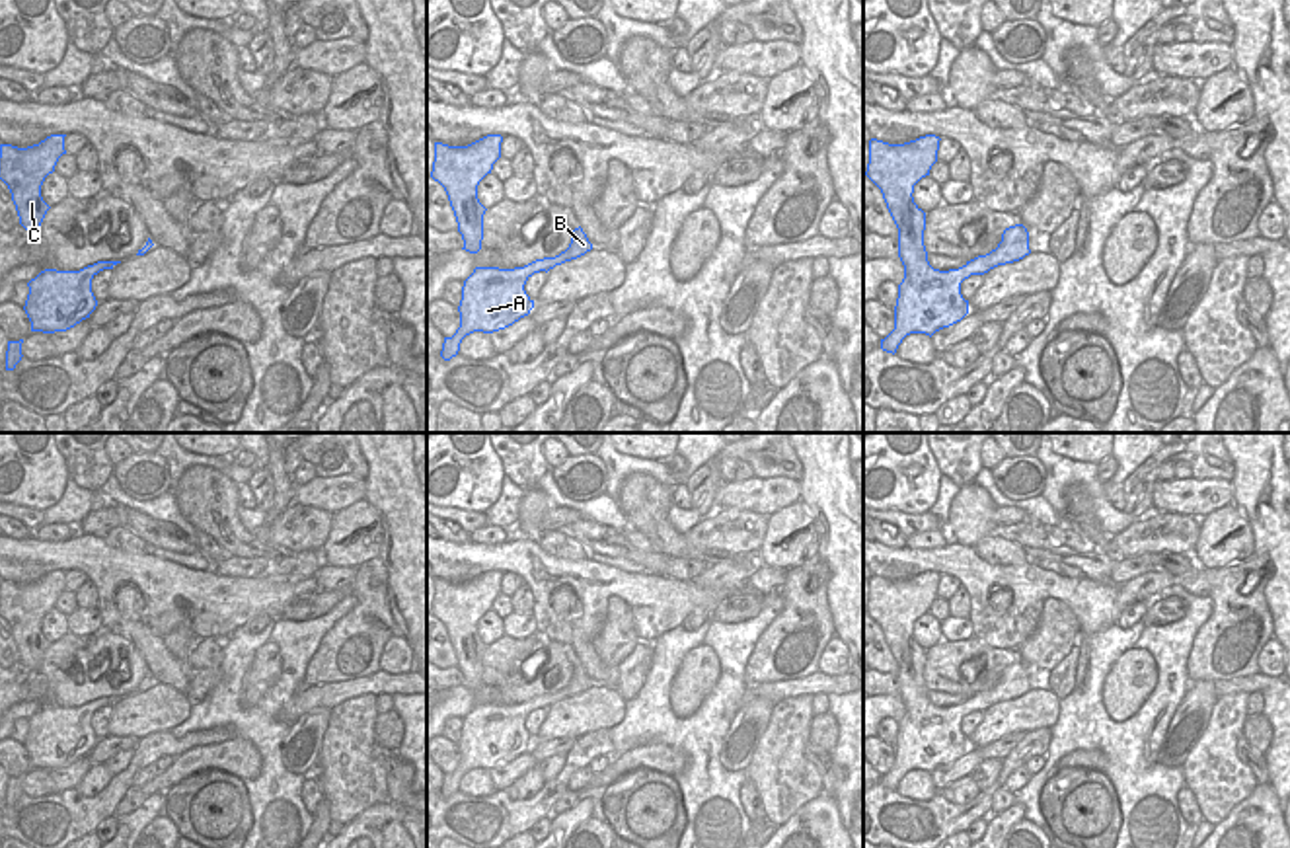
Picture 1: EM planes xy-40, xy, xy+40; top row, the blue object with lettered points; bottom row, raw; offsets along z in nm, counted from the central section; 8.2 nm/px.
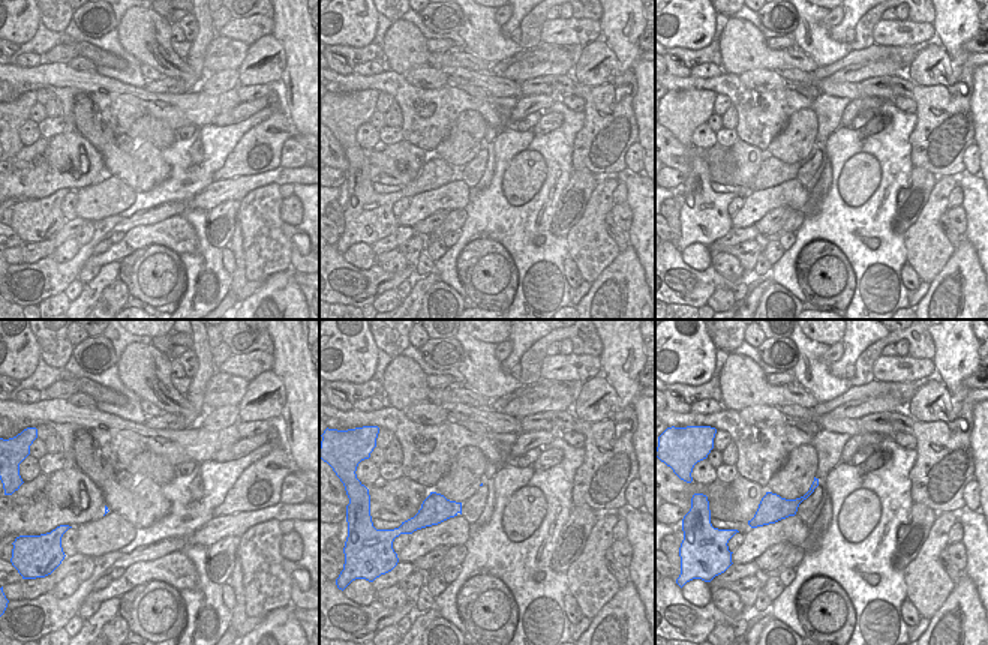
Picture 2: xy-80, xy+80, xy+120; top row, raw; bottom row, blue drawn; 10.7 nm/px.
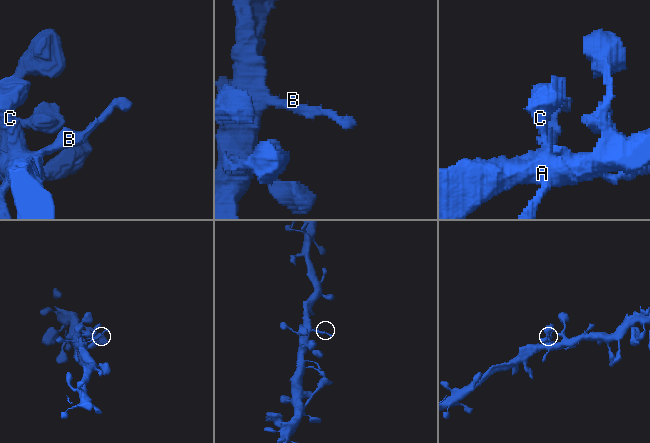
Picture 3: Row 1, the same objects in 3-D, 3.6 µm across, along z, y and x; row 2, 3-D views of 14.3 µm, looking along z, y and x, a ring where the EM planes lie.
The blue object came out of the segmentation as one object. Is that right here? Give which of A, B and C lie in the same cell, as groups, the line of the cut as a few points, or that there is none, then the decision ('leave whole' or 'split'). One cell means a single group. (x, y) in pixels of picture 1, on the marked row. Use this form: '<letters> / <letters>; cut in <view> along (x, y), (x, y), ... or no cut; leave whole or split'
A B C; no cut; leave whole

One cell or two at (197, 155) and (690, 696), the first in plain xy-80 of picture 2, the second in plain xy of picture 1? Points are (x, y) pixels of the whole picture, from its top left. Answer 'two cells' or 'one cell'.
one cell

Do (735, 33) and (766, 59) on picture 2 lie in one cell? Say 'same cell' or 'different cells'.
same cell

